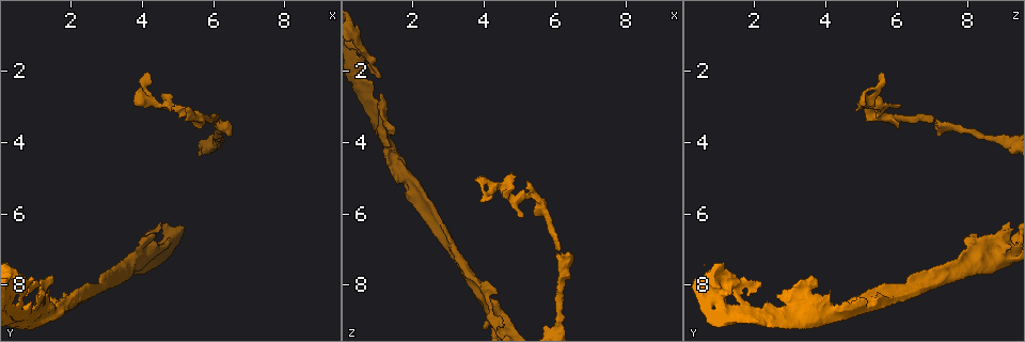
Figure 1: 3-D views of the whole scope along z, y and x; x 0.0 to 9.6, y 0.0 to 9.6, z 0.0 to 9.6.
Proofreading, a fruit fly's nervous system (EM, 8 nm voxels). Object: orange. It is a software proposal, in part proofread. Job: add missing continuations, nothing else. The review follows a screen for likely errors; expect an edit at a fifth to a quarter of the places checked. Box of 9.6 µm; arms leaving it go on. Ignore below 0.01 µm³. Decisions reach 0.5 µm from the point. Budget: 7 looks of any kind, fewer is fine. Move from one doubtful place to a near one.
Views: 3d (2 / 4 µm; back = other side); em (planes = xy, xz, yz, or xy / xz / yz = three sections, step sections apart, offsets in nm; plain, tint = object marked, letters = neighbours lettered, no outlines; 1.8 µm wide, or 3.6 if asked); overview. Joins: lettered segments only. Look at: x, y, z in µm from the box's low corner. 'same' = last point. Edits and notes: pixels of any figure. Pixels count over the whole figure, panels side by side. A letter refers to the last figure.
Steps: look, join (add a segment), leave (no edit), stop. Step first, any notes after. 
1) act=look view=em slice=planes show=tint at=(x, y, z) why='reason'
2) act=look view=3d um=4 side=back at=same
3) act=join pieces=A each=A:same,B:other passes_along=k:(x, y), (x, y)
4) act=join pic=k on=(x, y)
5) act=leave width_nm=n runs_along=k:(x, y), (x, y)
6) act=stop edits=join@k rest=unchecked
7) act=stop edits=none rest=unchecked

act=look view=em slice=planes show=plain at=(4.30, 2.85, 5.25) why='sharp bend'

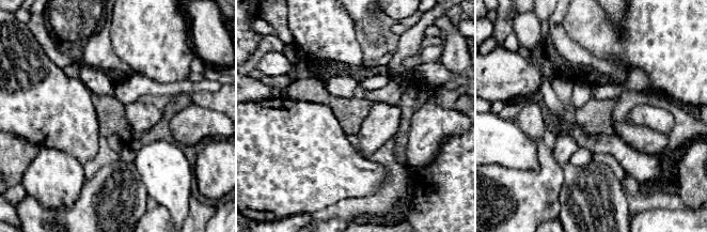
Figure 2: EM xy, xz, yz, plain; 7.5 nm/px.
act=look view=em slice=planes show=tint at=same why='where the object lies'

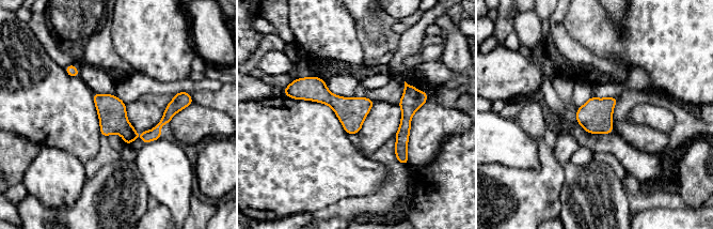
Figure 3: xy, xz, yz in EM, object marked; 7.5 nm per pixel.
act=look view=em slice=planes show=letters at=same why='what lies round it'

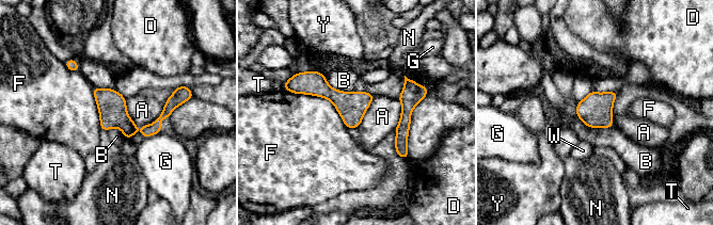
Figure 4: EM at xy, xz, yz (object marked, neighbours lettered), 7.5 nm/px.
act=leave width_nm=220 each=A:other,B:other,D:other,F:other,G:other,N:other,T:other,W:other,Y:other runs_along=4:(297, 89), (369, 98) found='none of them fits'

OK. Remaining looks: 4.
act=look view=em slice=xz step=16 show=letters at=(6.35, 3.85, 7.20) why='free end'

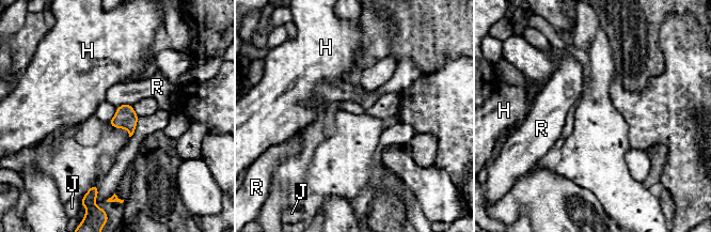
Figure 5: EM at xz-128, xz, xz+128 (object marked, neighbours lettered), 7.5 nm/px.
act=look view=em slice=planes show=letters at=same why='cut it another way'

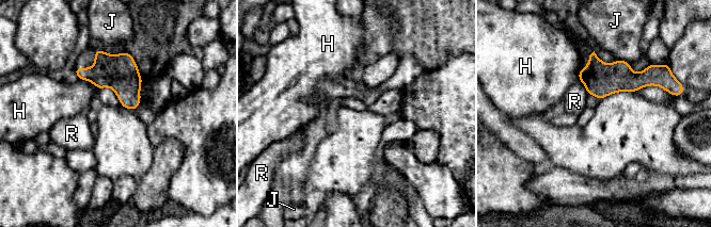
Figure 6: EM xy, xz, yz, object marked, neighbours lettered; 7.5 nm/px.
act=leave width_nm=100 each=H:other,J:other,R:other found='none of them fits'

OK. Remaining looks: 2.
act=look view=em um=3.6 slice=planes show=tint at=(0.60, 8.35, 1.60) why='narrows sharply'

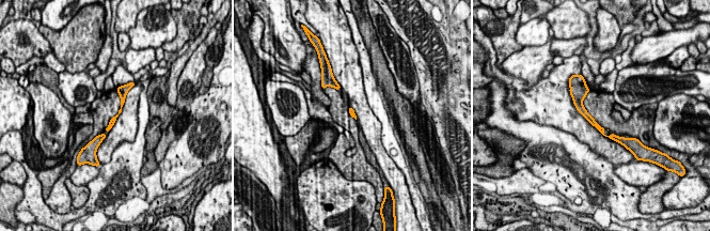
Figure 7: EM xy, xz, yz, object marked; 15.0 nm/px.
act=look view=em um=3.6 slice=planes show=letters at=same

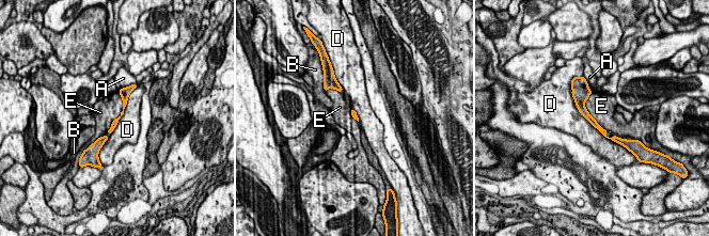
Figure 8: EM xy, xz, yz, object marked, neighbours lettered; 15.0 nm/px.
act=leave longest_contact=D:1150nm each=A:other,B:other,D:other,E:other border=8:(592, 92), (584, 107), (608, 130) found='no lettered segment goes on from it'

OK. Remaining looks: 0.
act=stop edits=none rest=unchecked

